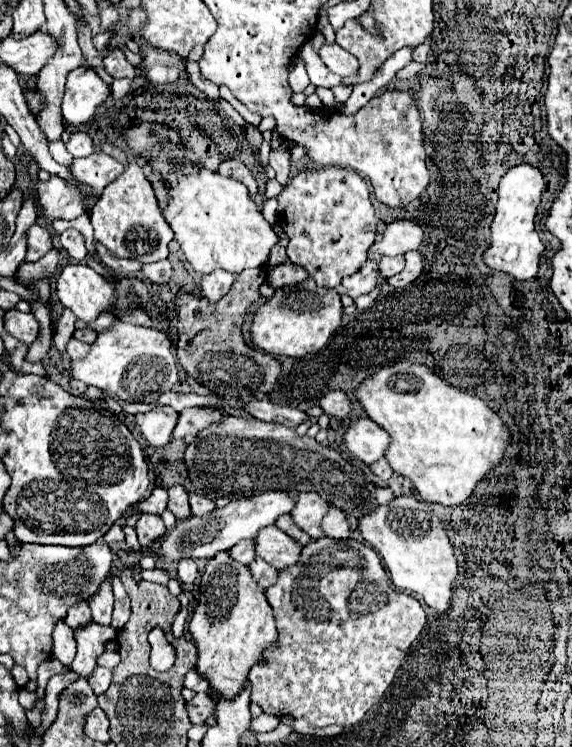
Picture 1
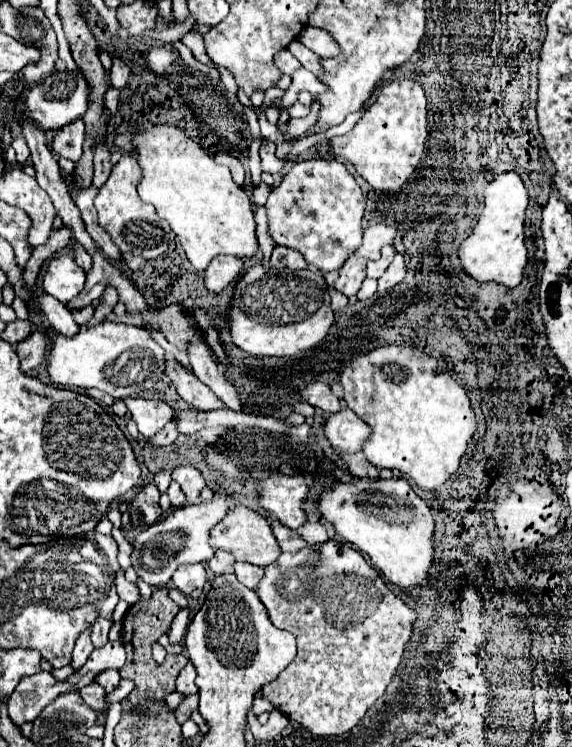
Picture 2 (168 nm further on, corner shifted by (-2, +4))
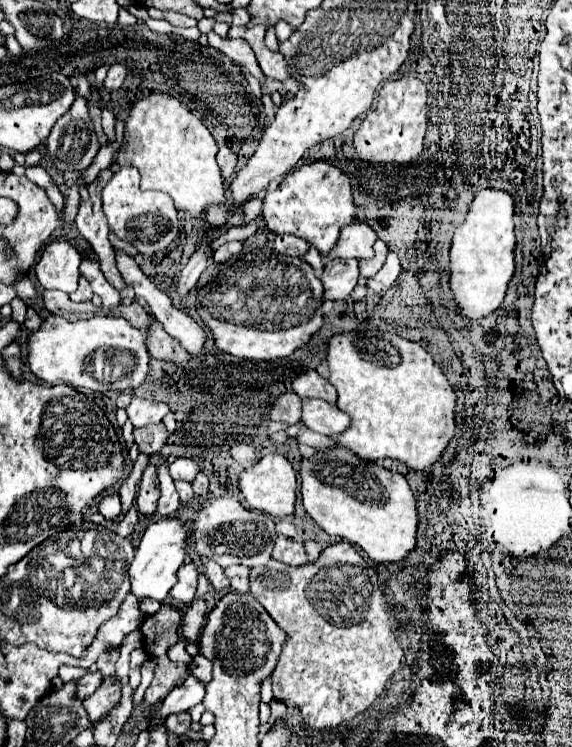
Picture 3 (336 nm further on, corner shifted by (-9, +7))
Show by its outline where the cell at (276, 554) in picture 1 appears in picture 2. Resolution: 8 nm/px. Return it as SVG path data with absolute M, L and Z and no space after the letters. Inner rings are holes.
M242 504L234 506L228 512L228 516L212 530L210 544L214 548L222 548L222 550L234 554L234 558L238 562L250 562L250 564L256 564L256 566L268 566L270 562L276 562L276 558L282 554L282 550L276 542L276 536L270 530L268 520L262 514L258 514L256 510L250 510Z

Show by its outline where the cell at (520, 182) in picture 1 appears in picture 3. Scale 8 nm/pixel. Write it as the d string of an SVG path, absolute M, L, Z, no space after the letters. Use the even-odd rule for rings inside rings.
M483 189L469 205L469 213L463 223L455 229L449 247L449 287L453 293L453 303L461 317L477 321L501 307L507 285L515 271L513 217L513 197L509 193L497 189Z

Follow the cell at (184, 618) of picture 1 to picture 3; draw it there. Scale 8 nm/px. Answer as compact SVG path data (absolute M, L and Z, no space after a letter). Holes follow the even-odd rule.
M198 654L193 657L196 670L193 675L207 684L212 679L212 663L206 657Z

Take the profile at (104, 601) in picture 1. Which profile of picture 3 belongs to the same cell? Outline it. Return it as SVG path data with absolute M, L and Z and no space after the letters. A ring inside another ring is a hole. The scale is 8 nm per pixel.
M115 649L115 651L107 651L107 653L103 653L101 657L99 657L99 661L97 661L97 671L103 675L103 681L107 681L107 679L113 679L113 681L117 681L117 675L115 675L115 661L119 659L119 651Z

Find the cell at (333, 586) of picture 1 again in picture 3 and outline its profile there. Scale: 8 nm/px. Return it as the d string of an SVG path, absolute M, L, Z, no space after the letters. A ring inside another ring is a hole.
M349 543L329 545L311 565L285 567L271 559L265 567L253 567L249 593L287 633L279 663L271 673L273 695L299 707L313 729L321 731L363 713L401 665L397 613L383 599L377 571Z

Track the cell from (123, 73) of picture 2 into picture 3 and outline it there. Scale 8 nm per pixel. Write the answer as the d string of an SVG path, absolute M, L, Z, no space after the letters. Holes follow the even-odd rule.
M121 63L111 65L111 67L109 67L109 73L107 73L105 81L103 81L105 89L109 89L109 91L119 89L119 87L121 87L121 83L123 83L123 79L125 79L125 75L127 75L127 69L125 69Z

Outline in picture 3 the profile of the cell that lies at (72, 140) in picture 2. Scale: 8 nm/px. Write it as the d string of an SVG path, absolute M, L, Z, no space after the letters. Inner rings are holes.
M75 93L75 103L71 105L71 111L67 111L67 115L63 115L59 123L55 123L55 127L51 129L51 135L47 137L47 153L51 155L59 171L83 171L95 159L99 147L101 145L97 141L97 135L89 117L87 101L79 93Z

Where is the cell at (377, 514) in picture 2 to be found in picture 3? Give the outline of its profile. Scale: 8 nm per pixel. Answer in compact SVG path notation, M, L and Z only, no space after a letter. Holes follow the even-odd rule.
M331 447L325 451L317 451L313 457L301 459L301 499L305 511L329 537L339 537L341 541L359 547L367 553L369 559L377 563L401 561L415 547L417 507L407 479L397 471L389 471L373 461L359 459L349 449Z

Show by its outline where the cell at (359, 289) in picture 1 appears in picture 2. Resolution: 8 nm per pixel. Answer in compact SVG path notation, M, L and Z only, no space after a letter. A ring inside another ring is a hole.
M360 256L348 258L340 270L340 276L336 280L336 288L340 292L344 292L346 296L354 296L354 294L358 294L364 278L366 278L366 260Z

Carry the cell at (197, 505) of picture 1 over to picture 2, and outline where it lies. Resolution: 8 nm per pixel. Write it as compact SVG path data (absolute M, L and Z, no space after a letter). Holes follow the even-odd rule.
M180 466L180 468L176 468L172 472L172 480L176 480L182 486L188 504L198 502L200 500L200 492L206 486L202 474L196 468L192 468L192 466Z

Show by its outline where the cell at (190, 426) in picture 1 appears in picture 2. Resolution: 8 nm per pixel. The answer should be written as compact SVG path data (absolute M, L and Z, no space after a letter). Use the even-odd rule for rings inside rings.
M172 420L172 422L168 422L168 426L164 426L156 436L152 436L152 438L148 438L154 446L168 446L168 444L174 444L174 440L178 438L178 422L176 420Z

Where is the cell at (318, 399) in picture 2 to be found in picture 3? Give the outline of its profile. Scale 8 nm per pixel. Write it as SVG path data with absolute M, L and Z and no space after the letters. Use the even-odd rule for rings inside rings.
M305 371L299 377L293 379L293 391L301 397L301 399L311 399L311 397L319 397L325 399L327 403L335 405L337 401L337 391L335 387L323 379L317 371Z

